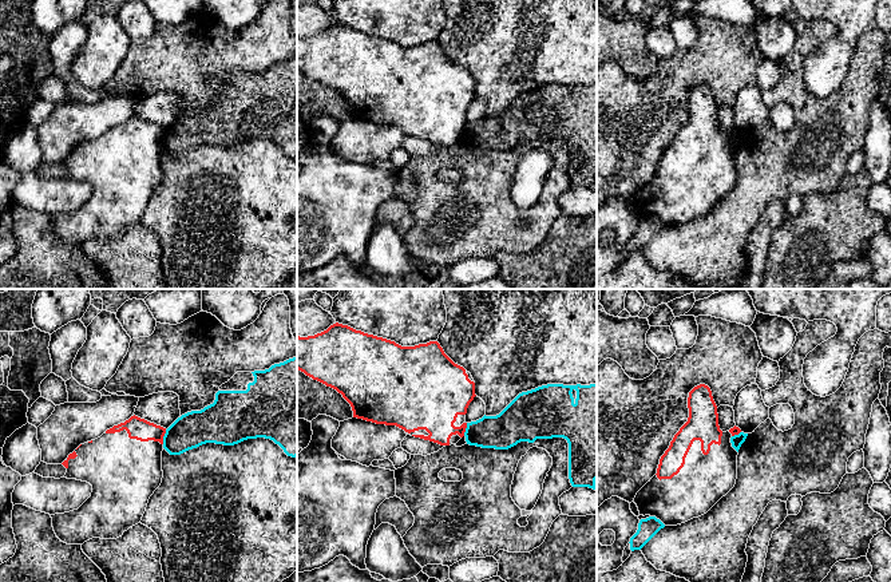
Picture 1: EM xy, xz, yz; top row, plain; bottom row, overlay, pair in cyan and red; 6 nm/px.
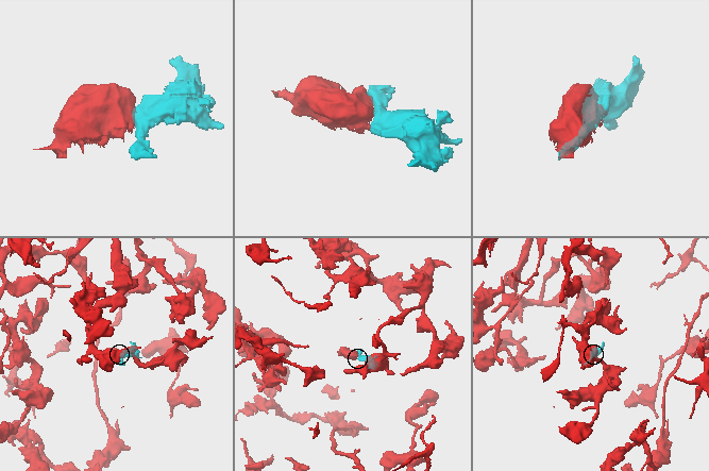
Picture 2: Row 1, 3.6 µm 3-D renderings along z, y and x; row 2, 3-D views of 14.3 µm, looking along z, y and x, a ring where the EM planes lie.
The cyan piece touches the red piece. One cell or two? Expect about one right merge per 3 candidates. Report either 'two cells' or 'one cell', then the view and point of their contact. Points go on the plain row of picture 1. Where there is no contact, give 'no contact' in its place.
two cells | xy (163, 137)

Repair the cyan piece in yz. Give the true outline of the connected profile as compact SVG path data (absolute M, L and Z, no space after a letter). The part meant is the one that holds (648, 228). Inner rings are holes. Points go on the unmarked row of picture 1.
M656 217L641 219L637 233L623 250L622 262L625 262L634 250L641 250L665 225Z

